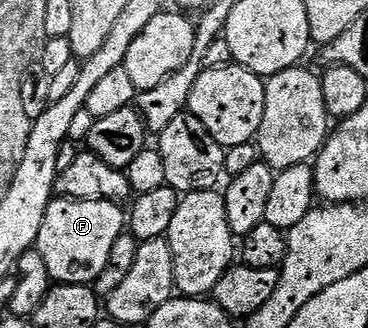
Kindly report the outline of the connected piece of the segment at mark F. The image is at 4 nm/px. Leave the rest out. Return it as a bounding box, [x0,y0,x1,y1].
[36,199,128,285]

